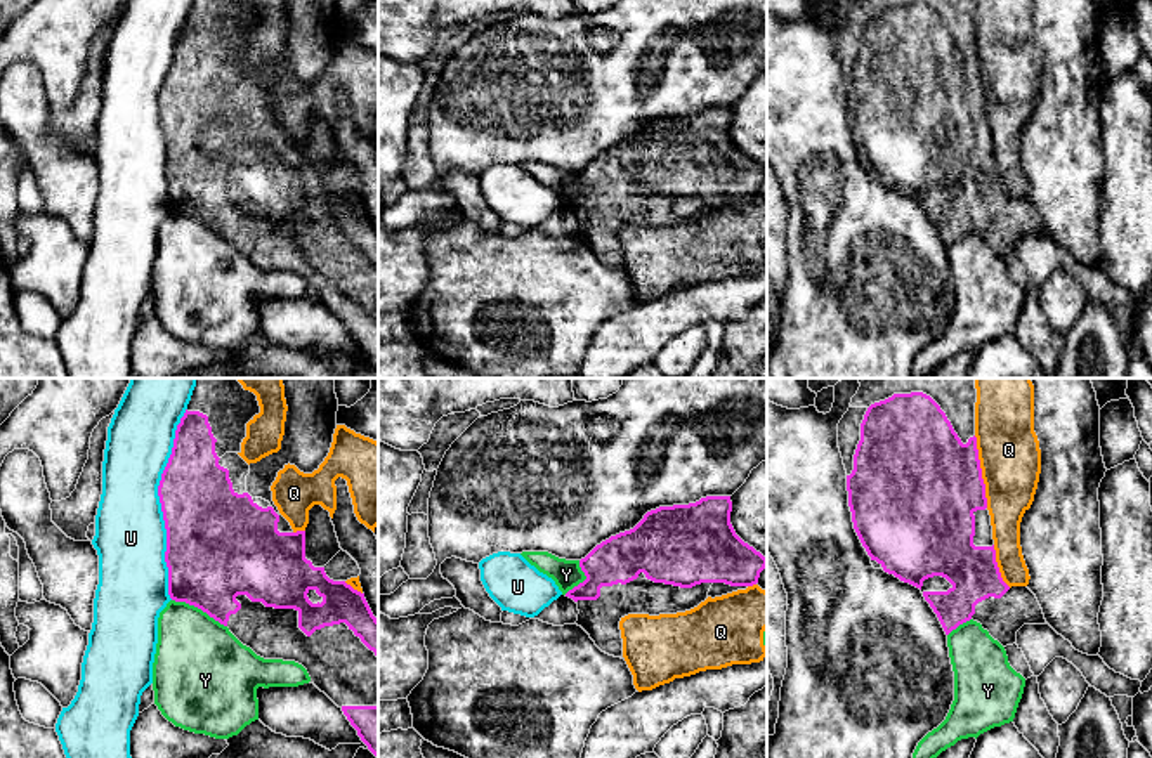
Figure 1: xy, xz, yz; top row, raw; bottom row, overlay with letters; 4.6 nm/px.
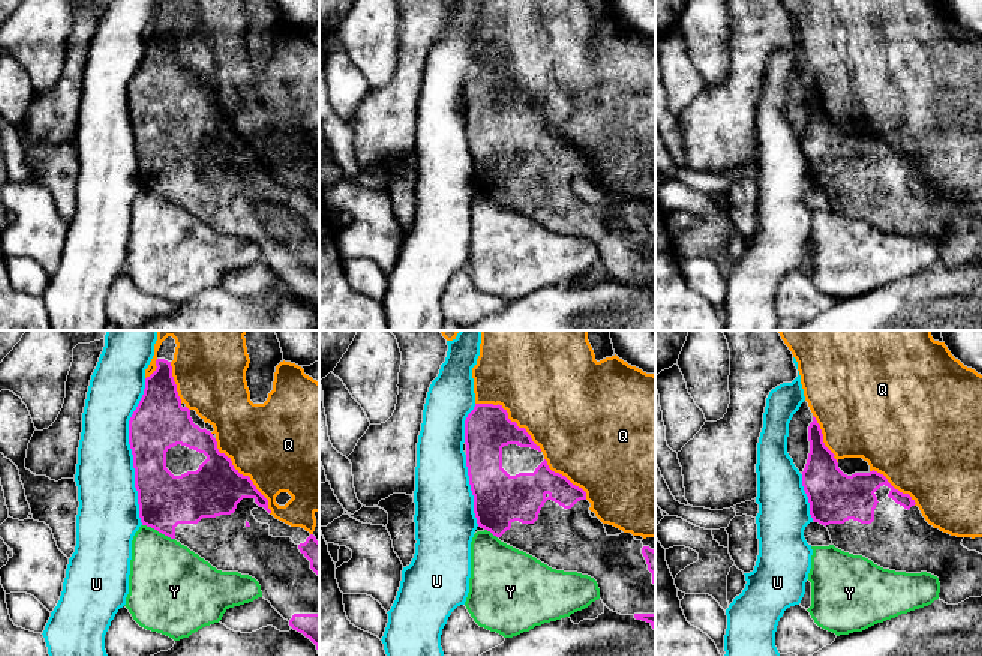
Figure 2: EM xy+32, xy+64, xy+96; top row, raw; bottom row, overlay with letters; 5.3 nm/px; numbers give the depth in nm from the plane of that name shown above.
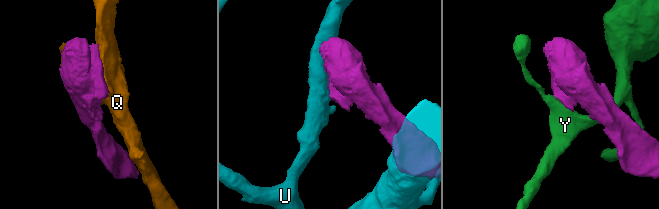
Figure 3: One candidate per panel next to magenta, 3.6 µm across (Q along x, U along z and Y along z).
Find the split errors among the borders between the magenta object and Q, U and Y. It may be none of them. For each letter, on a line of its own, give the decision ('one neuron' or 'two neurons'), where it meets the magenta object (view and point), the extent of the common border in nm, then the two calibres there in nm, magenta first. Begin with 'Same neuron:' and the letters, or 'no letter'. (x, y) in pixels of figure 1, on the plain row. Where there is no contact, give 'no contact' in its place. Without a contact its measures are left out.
Same neuron: no letter
Q: two neurons | yz (981, 84) | 340 nm | 480/280 nm
U: two neurons | xy (160, 113) | 900 nm | 380/340 nm
Y: two neurons | xy (200, 219) | 280 nm | 440/400 nm

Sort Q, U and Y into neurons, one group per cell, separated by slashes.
Q / U / Y

